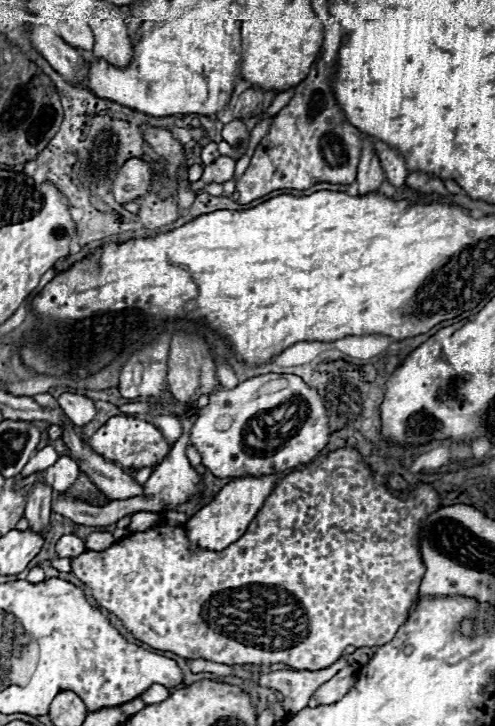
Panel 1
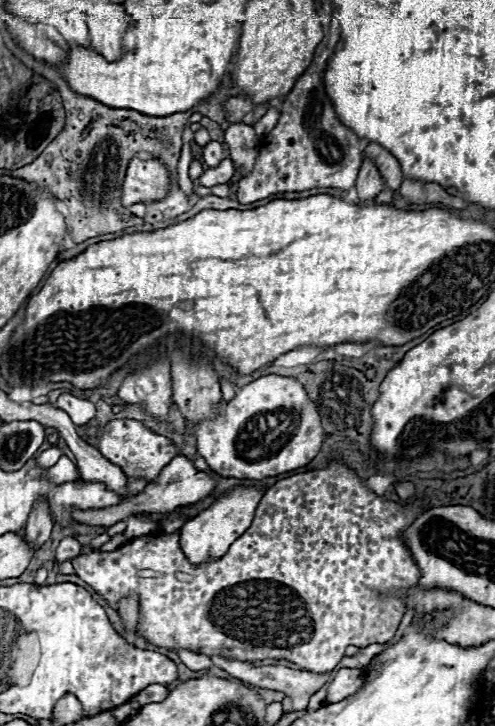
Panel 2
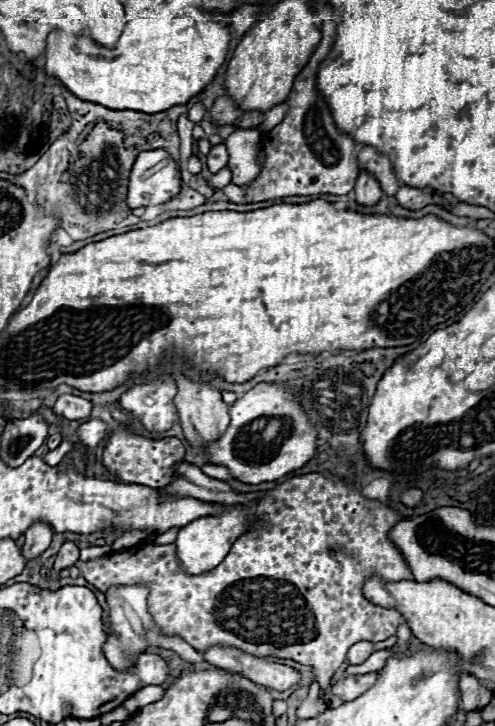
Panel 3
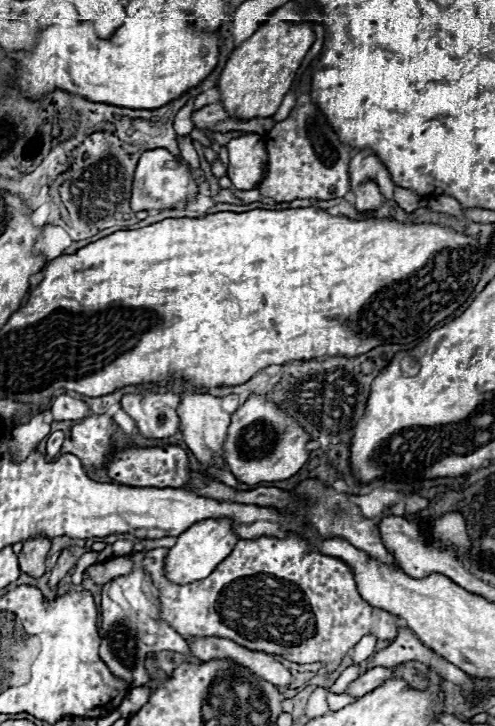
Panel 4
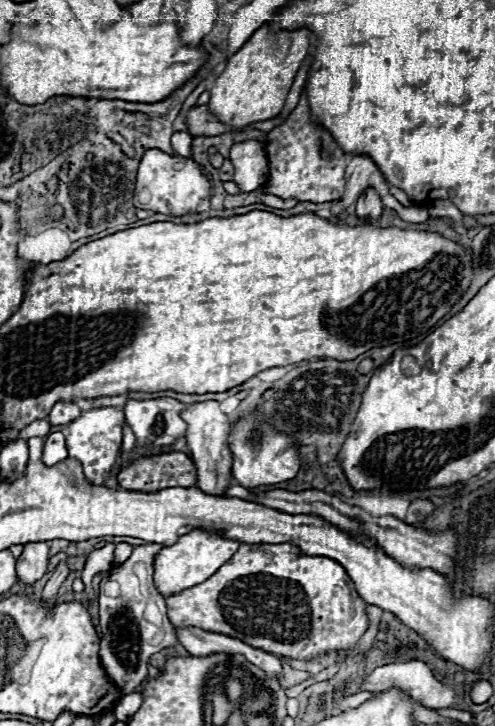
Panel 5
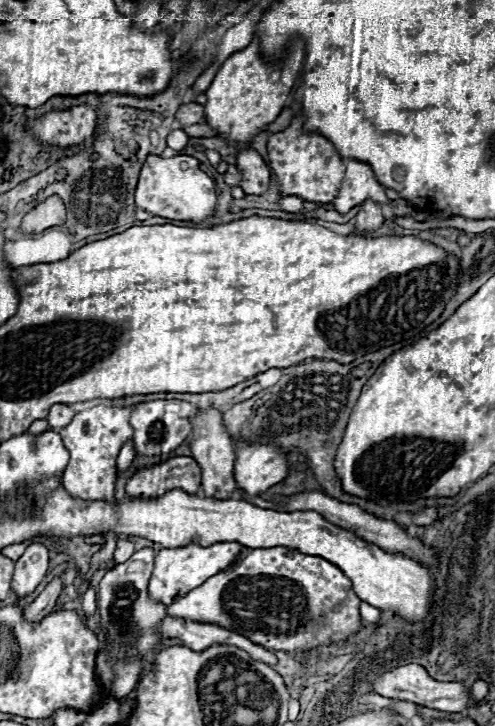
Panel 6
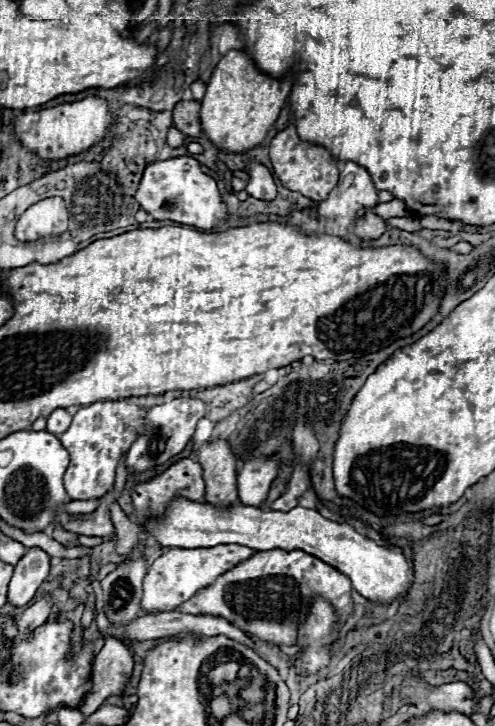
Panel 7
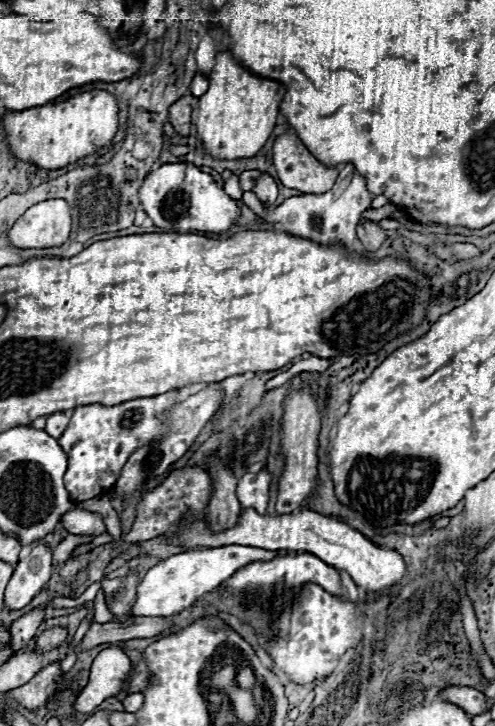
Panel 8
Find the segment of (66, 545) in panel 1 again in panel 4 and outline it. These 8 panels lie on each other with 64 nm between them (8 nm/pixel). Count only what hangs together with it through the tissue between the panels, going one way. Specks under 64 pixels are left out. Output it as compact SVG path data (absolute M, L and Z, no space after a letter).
M62 550L62 552L60 552L60 558L58 558L58 562L56 562L56 568L52 570L52 576L50 576L50 580L48 580L48 588L54 590L54 588L58 586L58 582L72 570L72 566L74 566L74 556L72 556L72 552L70 552L70 550Z

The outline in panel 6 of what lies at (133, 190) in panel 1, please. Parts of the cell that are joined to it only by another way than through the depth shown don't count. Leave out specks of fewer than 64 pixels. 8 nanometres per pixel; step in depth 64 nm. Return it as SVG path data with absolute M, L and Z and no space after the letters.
M148 156L142 166L138 188L136 188L136 206L154 216L200 224L216 212L218 196L216 196L212 178L200 170L200 162L196 158Z

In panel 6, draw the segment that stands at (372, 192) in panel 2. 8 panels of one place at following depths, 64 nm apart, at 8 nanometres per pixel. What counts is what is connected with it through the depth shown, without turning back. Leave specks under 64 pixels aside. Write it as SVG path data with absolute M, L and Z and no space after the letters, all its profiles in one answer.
M376 202L360 204L360 210L356 214L356 232L360 232L360 234L376 232L382 226L382 222L384 222L384 216Z

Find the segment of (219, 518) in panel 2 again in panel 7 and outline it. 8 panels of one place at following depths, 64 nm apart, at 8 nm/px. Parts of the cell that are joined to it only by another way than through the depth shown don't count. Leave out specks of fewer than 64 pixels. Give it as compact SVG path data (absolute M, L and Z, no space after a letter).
M220 544L214 548L172 548L164 552L148 570L144 578L144 594L142 594L142 610L146 612L172 612L184 602L188 602L198 590L214 584L214 580L236 564L248 560L256 550L240 546L240 544Z

